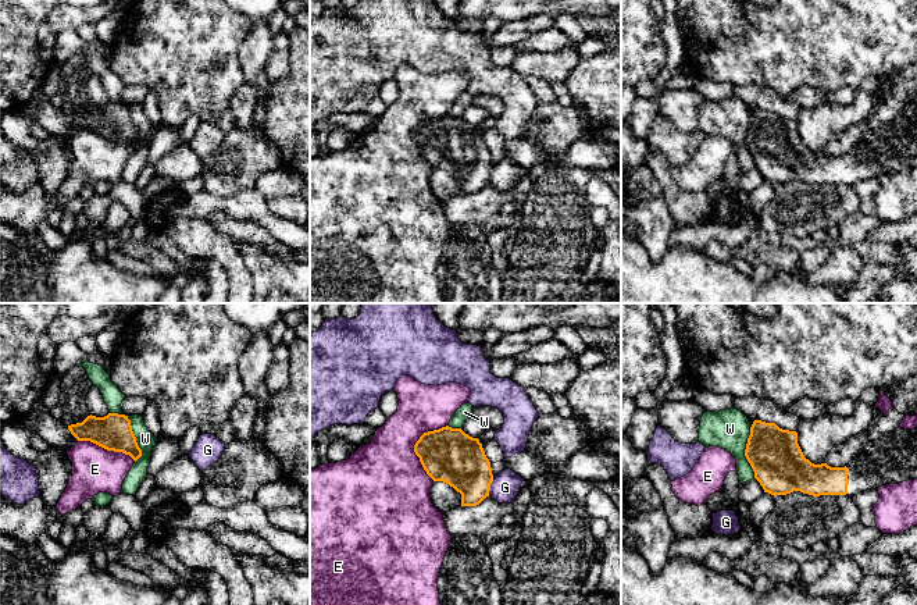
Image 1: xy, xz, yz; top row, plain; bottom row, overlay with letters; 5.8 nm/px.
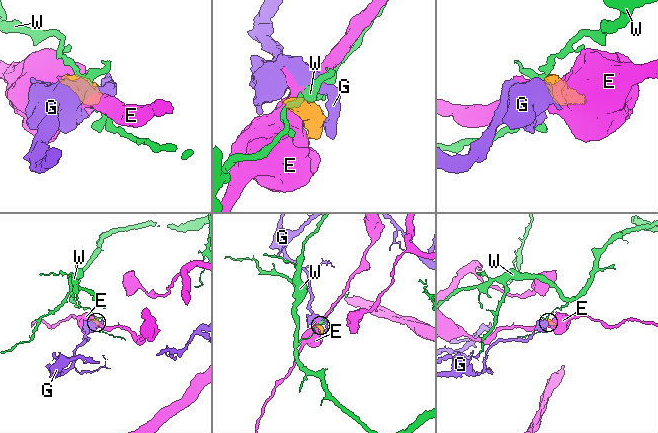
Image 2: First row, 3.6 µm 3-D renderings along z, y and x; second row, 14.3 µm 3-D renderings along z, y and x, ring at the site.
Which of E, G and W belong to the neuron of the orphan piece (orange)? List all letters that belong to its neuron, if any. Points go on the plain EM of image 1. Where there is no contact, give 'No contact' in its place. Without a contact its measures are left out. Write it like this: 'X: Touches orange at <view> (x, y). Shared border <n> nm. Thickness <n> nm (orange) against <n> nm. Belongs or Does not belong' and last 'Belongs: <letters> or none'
E: Touches orange at xz (414, 134). Shared border 340 nm. Thickness 320 nm (orange) against 440 nm. Does not belong
G: Touches orange at xz (489, 175). Shared border 120 nm. Thickness 300 nm (orange) against 160 nm. Does not belong
W: Touches orange at xy (132, 120). Shared border 320 nm. Thickness 200 nm (orange) against 100 nm. Does not belong
Belongs: none

